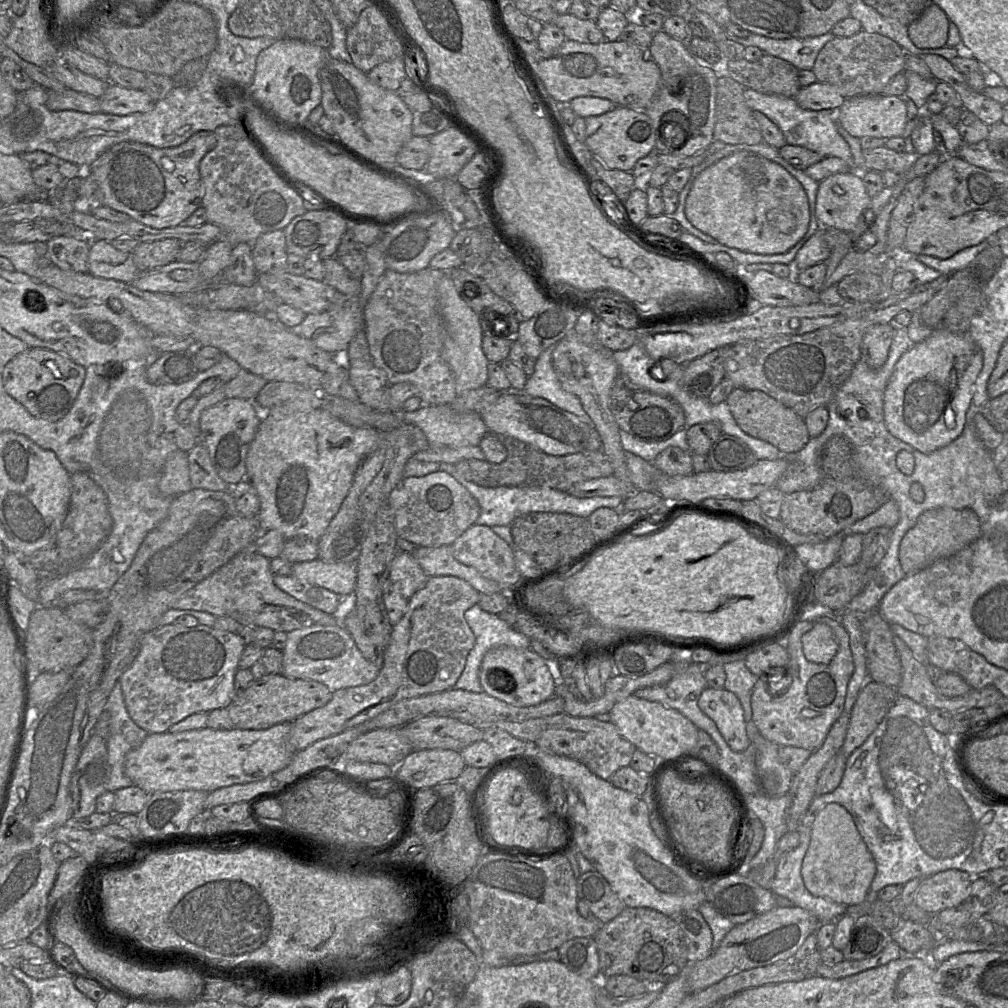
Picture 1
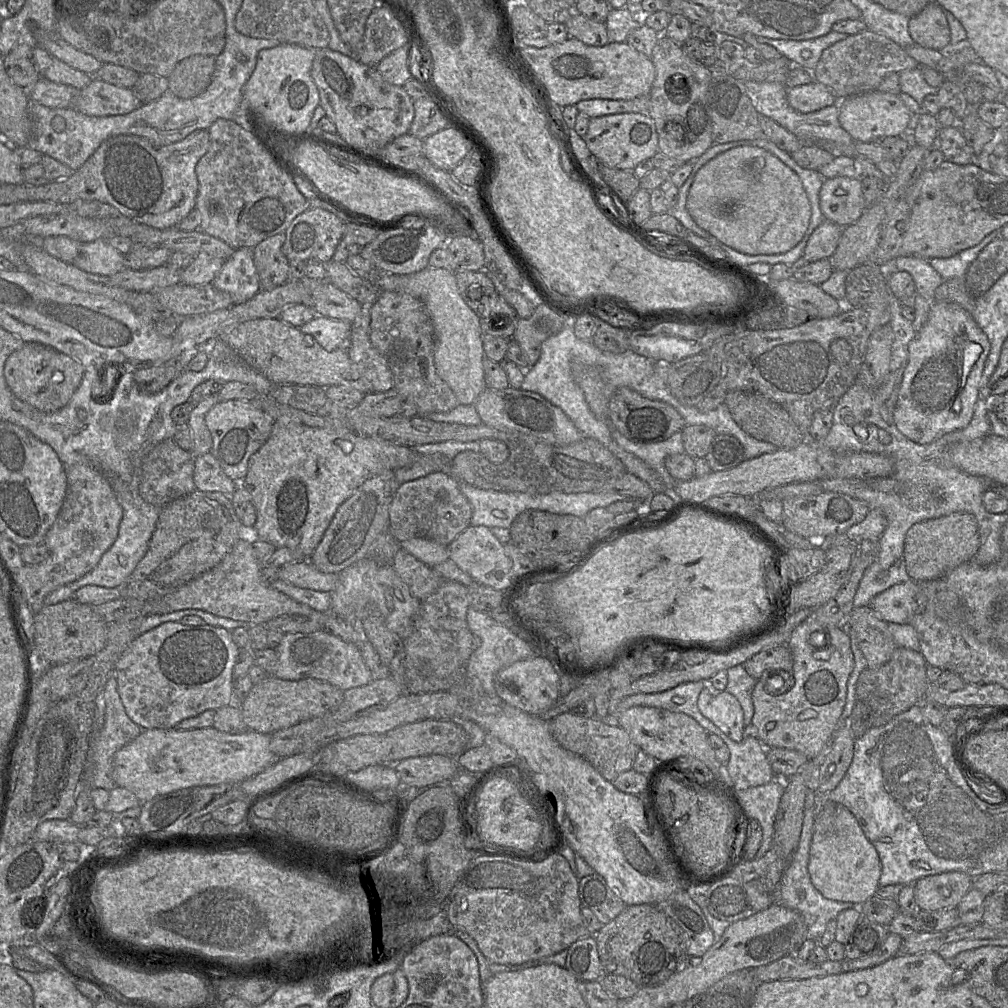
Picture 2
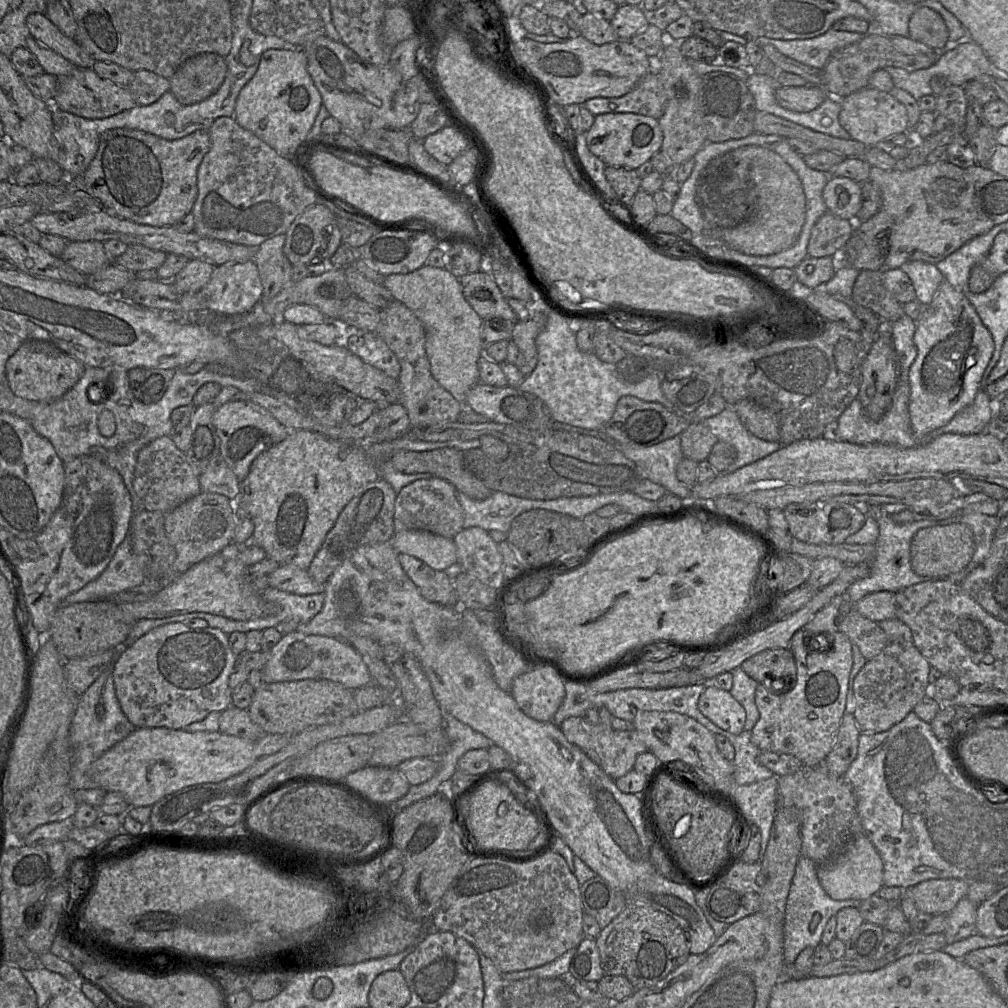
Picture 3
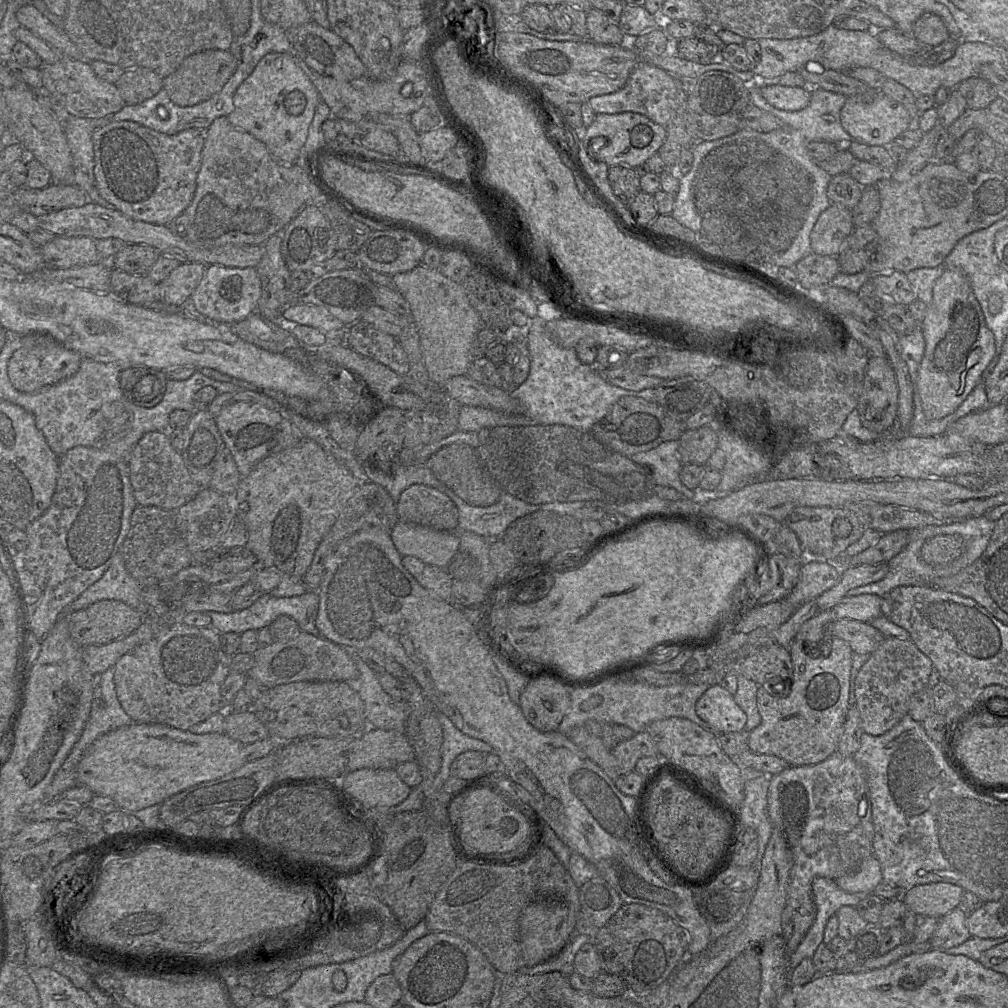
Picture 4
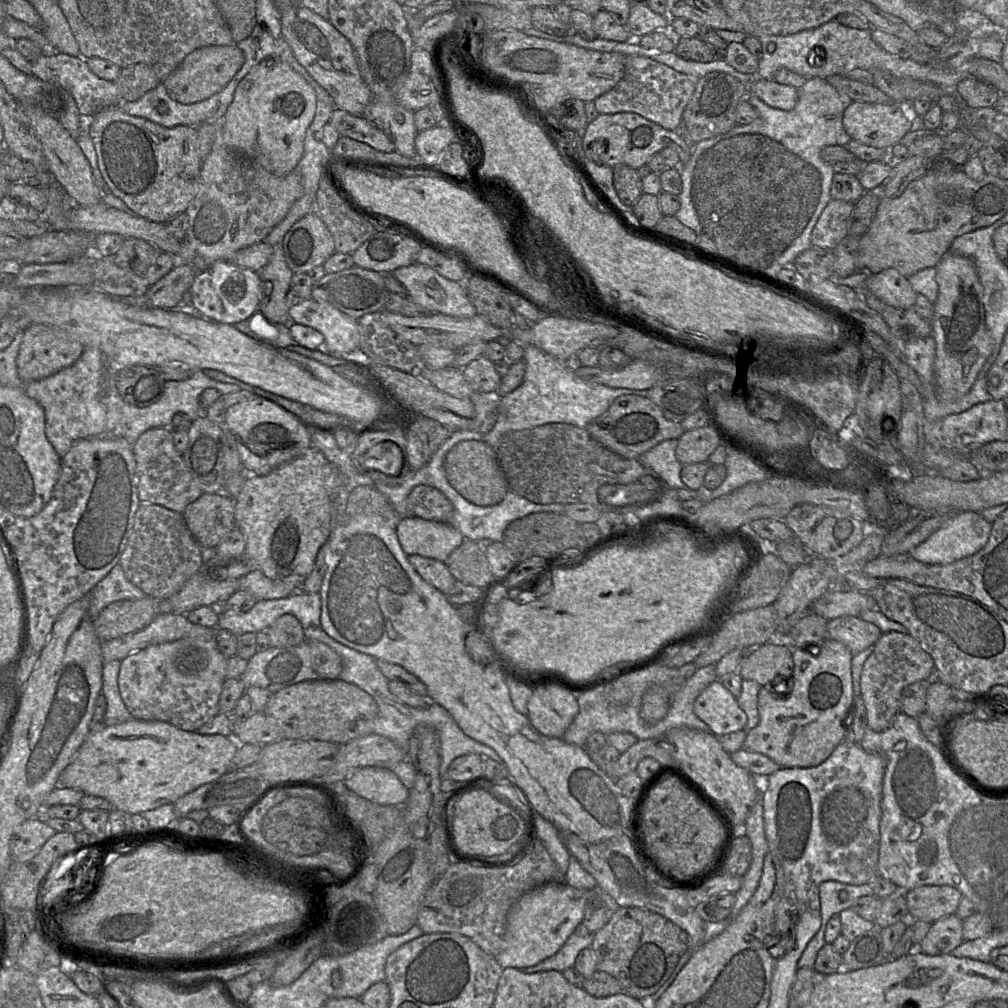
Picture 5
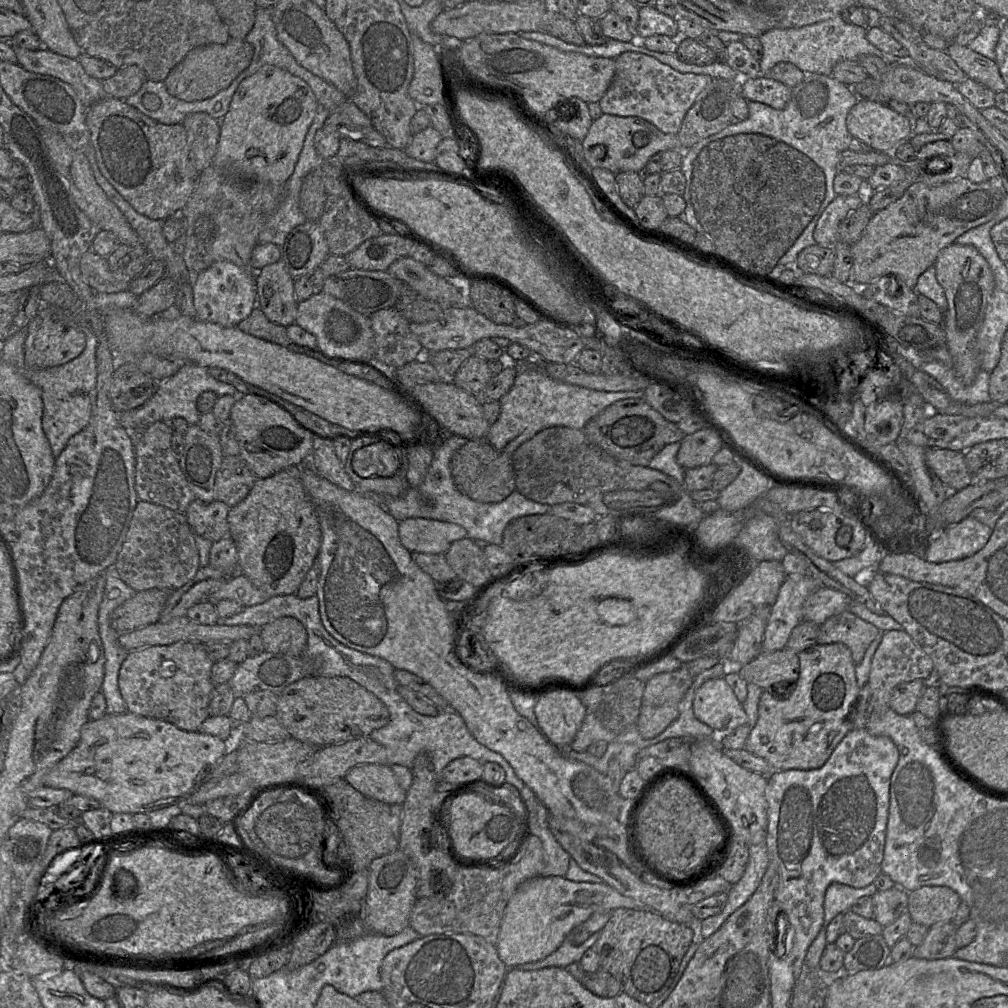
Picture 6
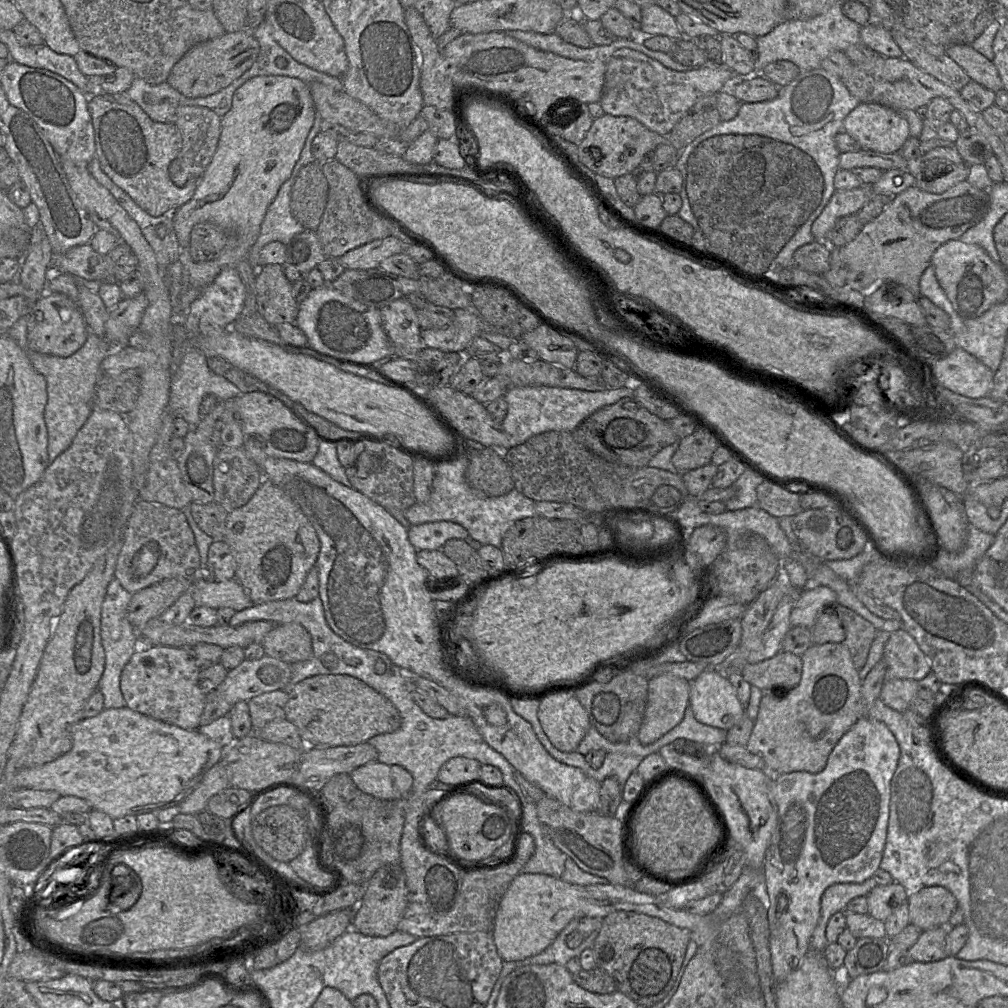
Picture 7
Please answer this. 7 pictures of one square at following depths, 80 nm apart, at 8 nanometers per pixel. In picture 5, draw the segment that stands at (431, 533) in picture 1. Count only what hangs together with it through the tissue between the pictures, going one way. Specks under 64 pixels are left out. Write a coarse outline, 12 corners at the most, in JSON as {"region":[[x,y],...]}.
{"region":[[414,487],[408,515],[451,524],[454,507],[438,489]]}

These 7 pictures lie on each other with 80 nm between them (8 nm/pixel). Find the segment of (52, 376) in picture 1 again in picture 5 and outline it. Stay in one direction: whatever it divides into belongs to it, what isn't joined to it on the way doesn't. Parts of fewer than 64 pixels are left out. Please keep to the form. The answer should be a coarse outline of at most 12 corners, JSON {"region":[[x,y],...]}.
{"region":[[30,324],[16,366],[25,381],[71,366],[84,346],[64,330]]}

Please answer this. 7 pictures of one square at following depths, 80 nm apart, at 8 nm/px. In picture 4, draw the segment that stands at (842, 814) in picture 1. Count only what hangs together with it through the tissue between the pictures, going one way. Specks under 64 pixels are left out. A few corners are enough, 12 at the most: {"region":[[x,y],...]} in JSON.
{"region":[[874,855],[835,879],[847,893],[871,894],[882,881]]}

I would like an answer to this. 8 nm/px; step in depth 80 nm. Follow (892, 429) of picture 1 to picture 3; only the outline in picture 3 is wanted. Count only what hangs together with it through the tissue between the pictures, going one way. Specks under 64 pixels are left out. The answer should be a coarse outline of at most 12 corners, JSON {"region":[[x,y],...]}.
{"region":[[945,279],[908,374],[914,435],[973,402],[994,341]]}

